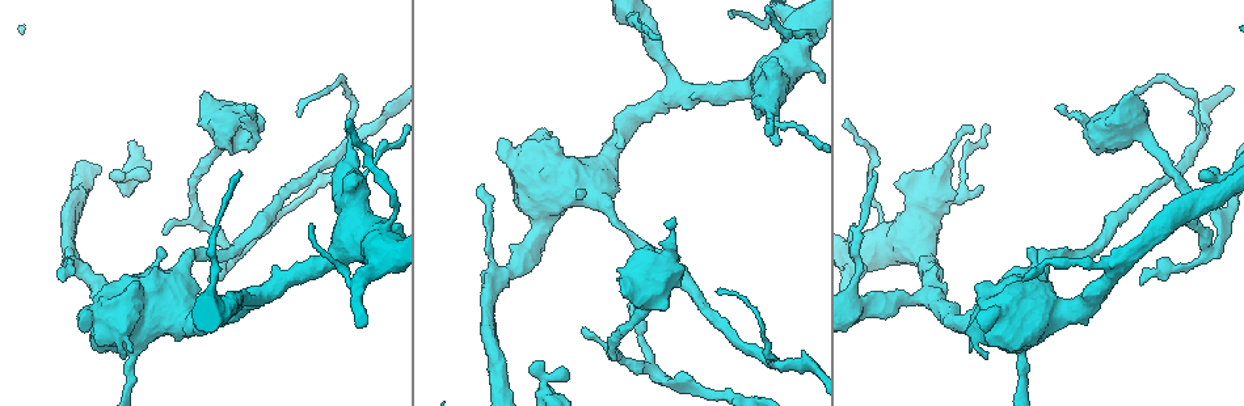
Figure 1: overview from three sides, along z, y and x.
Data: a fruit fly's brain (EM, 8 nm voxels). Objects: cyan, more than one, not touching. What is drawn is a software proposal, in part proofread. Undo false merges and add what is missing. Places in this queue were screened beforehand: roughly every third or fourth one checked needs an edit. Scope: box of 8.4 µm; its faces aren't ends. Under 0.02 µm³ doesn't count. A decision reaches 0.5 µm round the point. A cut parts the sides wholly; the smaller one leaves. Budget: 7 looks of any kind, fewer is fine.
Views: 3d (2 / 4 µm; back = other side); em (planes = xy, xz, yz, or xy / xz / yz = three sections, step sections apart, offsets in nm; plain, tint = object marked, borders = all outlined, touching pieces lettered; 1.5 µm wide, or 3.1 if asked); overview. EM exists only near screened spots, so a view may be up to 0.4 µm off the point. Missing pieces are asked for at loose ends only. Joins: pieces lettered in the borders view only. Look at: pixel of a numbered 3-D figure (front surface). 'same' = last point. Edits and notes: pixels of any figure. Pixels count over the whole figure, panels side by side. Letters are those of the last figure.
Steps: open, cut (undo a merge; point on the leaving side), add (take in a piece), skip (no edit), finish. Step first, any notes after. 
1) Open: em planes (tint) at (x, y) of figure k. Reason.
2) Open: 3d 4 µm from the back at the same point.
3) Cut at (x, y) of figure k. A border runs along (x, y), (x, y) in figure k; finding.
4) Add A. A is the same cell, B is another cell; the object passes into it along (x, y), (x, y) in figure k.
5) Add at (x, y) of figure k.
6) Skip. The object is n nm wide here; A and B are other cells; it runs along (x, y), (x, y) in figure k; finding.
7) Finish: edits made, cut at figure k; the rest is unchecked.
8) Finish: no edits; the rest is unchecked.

Open: em planes (borders) at (1202, 138) of figure 1. Three-way junction.

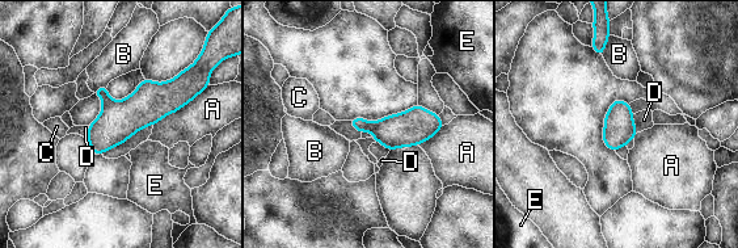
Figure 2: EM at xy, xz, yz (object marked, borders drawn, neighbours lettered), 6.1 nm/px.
Skip. The object is 100 nm wide here; A, B, C, D and E are other cells; a border runs along (632, 114), (636, 133) in figure 2; all the same neuron.

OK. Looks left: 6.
Open: 3d 4 µm at (669, 252) of figure 1.

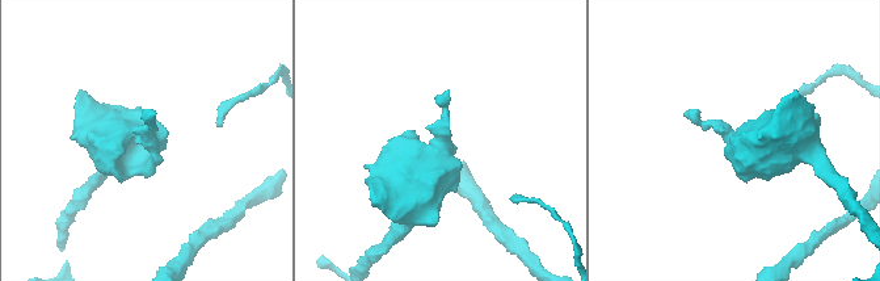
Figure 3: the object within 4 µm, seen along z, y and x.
Open: em planes (plain) at (150, 137) of figure 3. Need the tissue.

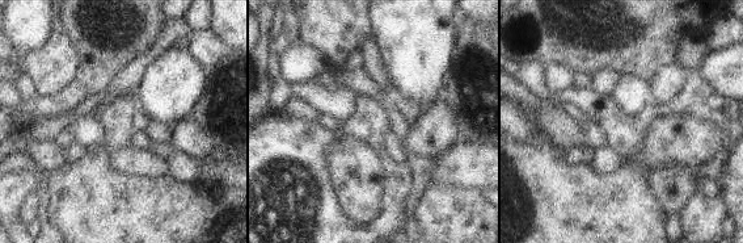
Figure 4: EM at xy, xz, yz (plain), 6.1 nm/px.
Open: em planes (borders) at the same point.

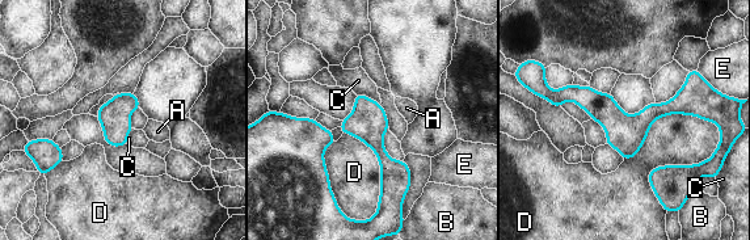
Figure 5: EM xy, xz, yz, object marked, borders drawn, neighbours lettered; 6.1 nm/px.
Skip. A, B, C, D and E are other cells; a border runs along (715, 122), (658, 117), (624, 159) in figure 5; continuous, no second neuron.

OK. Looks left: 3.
Open: em planes (borders) at (581, 196) of figure 1. Branch stops here.

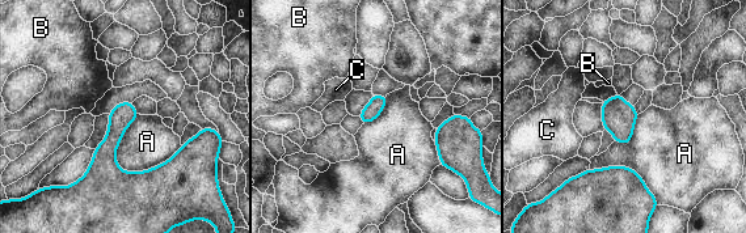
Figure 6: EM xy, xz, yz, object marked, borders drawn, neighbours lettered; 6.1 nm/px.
Skip. A, B and C are other cells; it runs along (201, 135), (165, 174), (118, 195) in figure 6; none of them fits.

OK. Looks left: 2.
Finish: no edits; the rest is unchecked.

